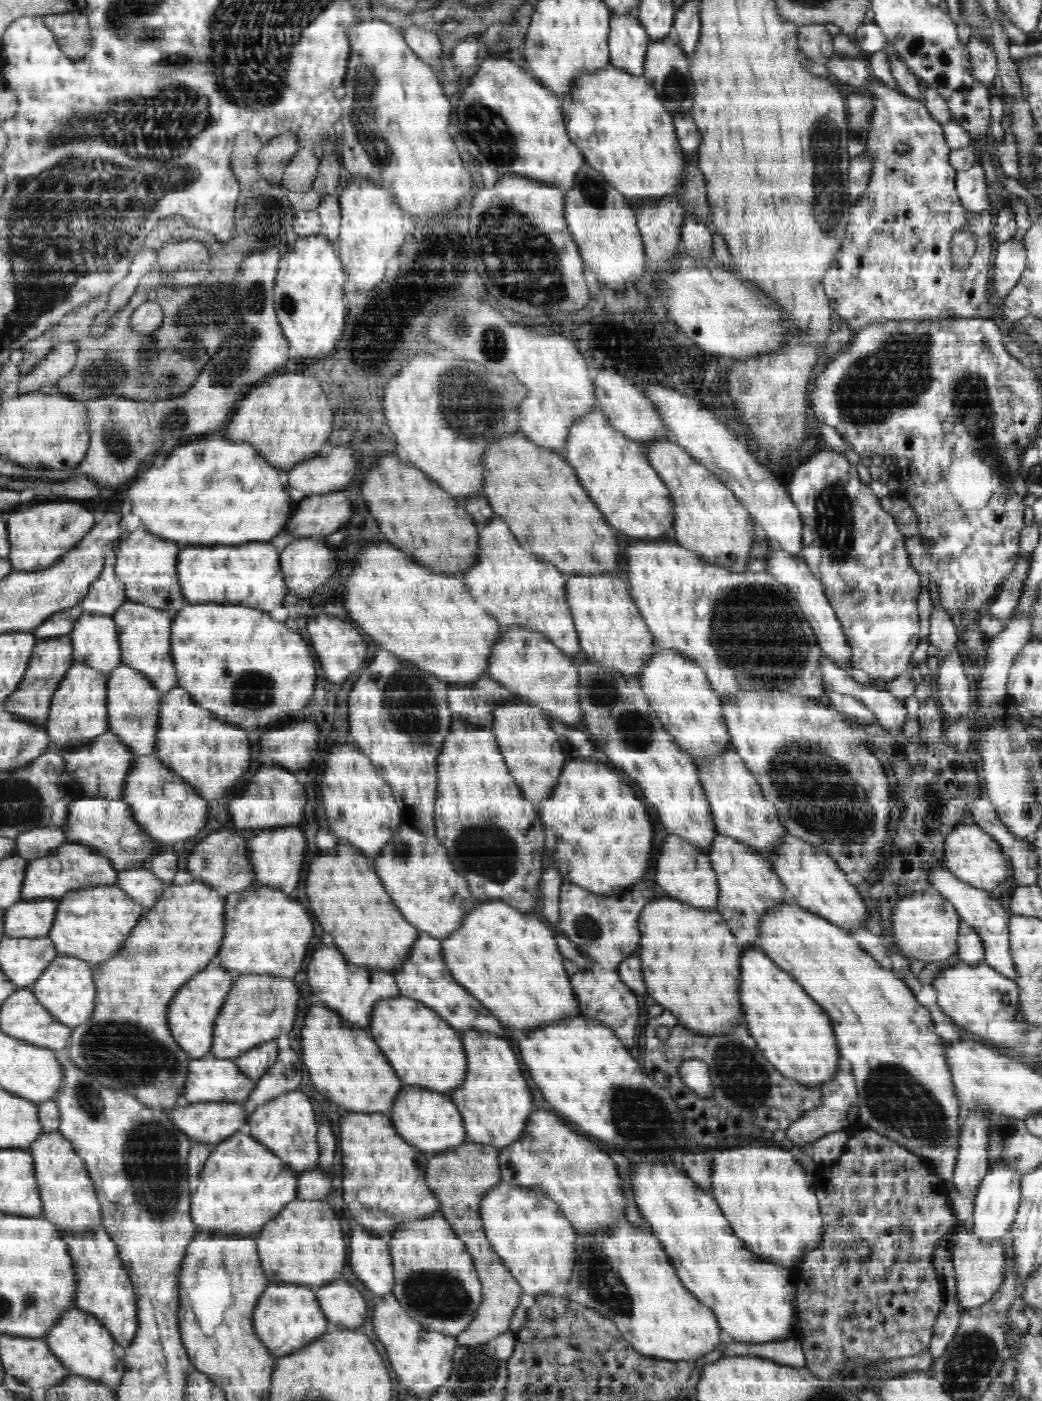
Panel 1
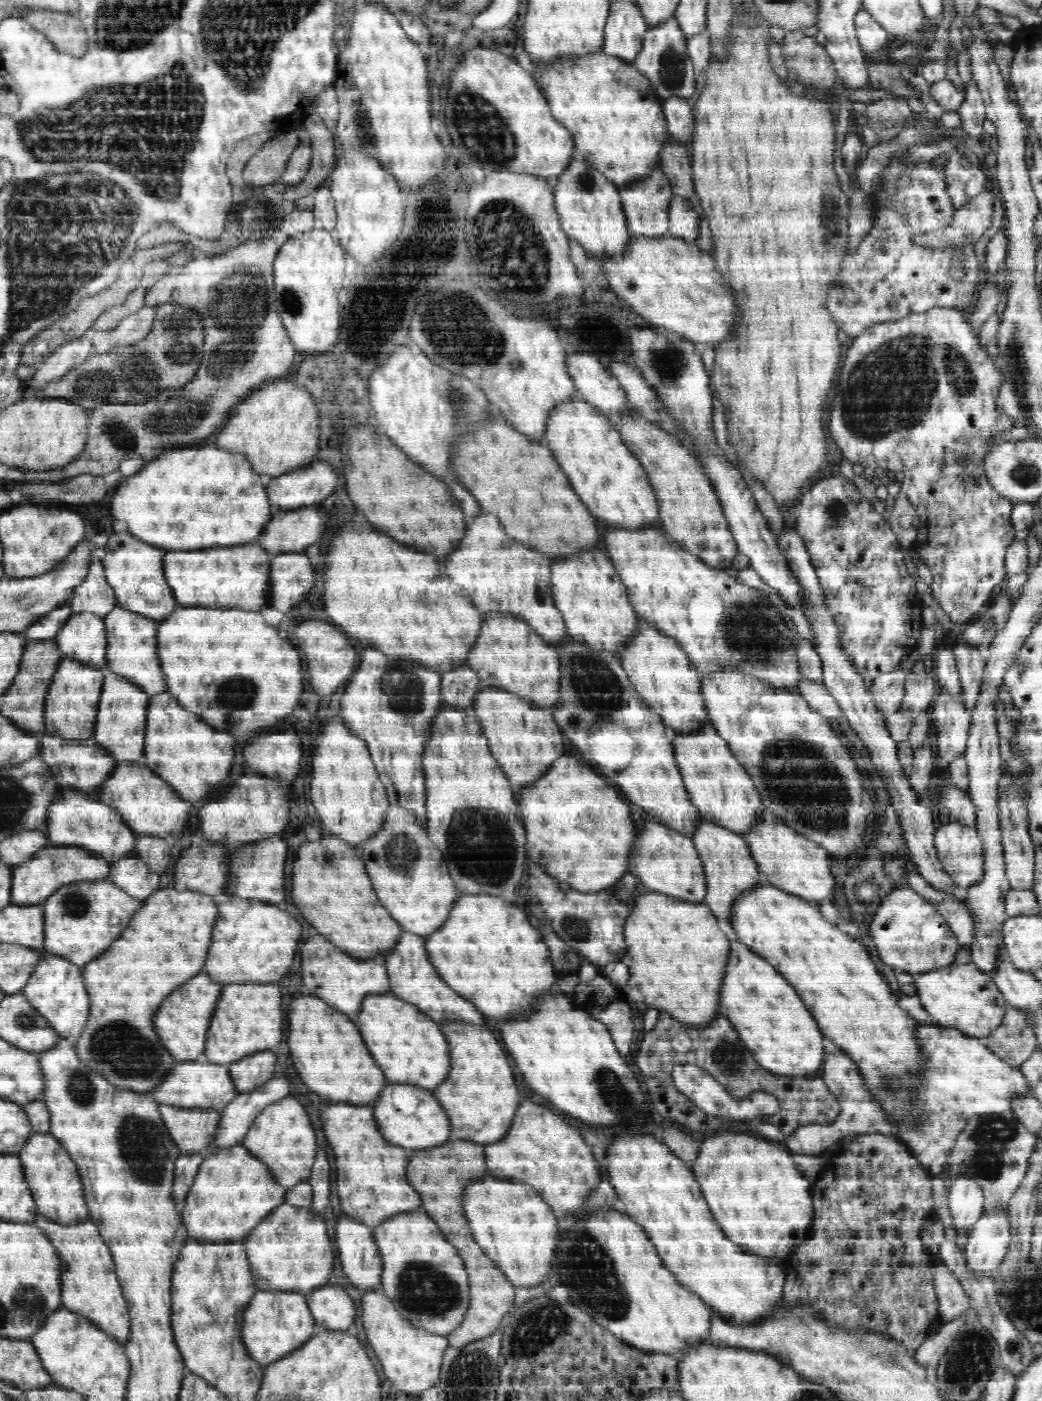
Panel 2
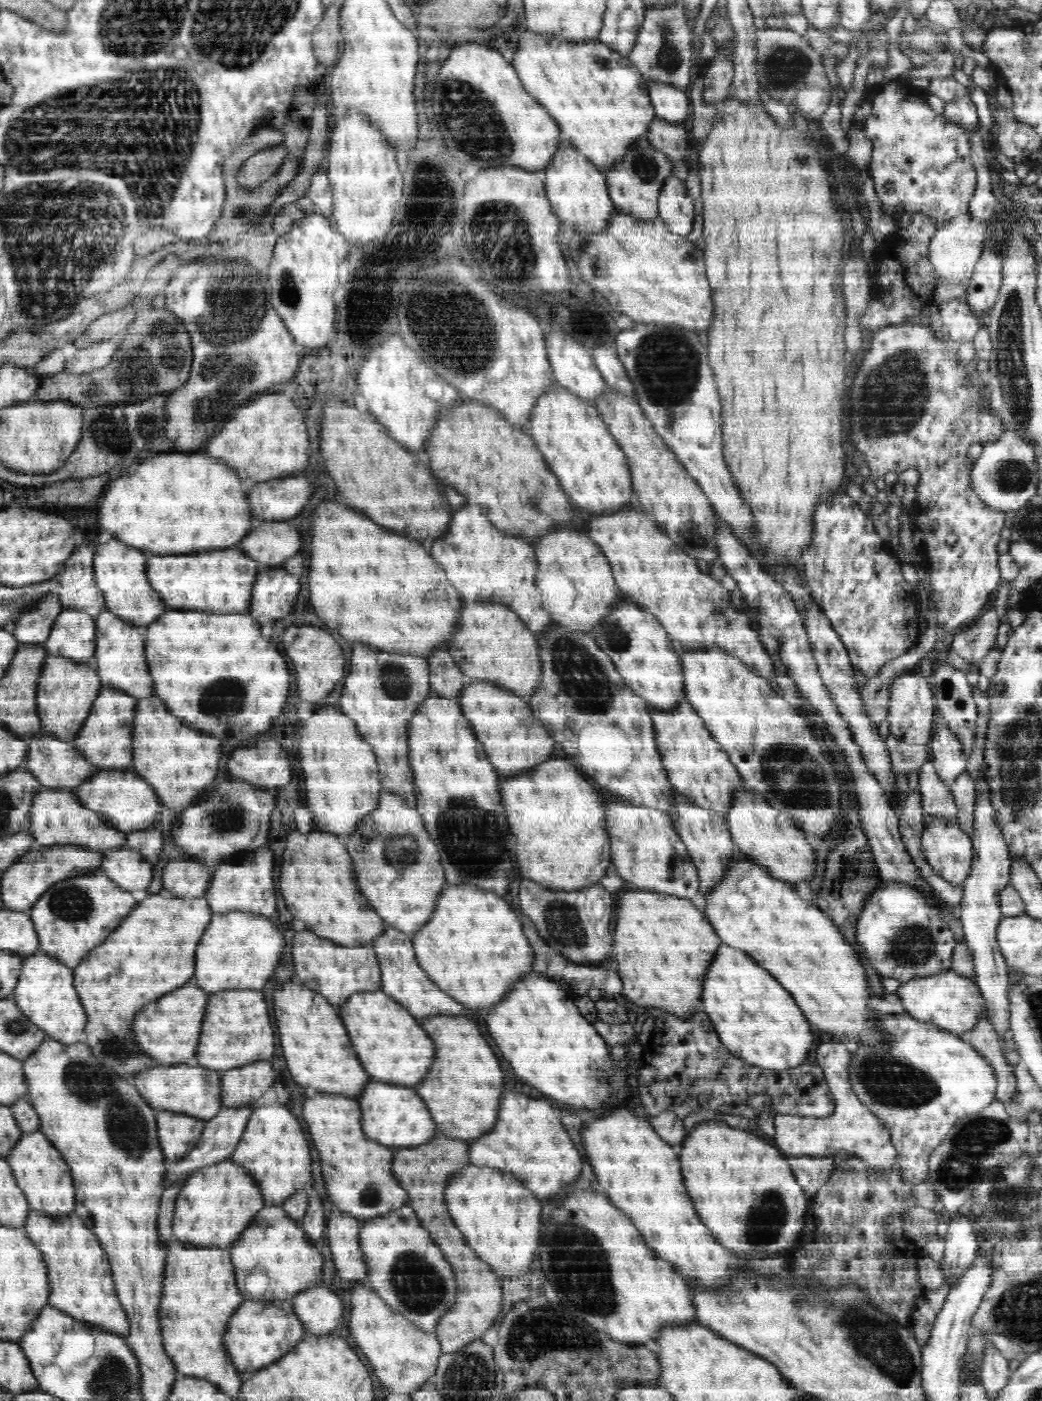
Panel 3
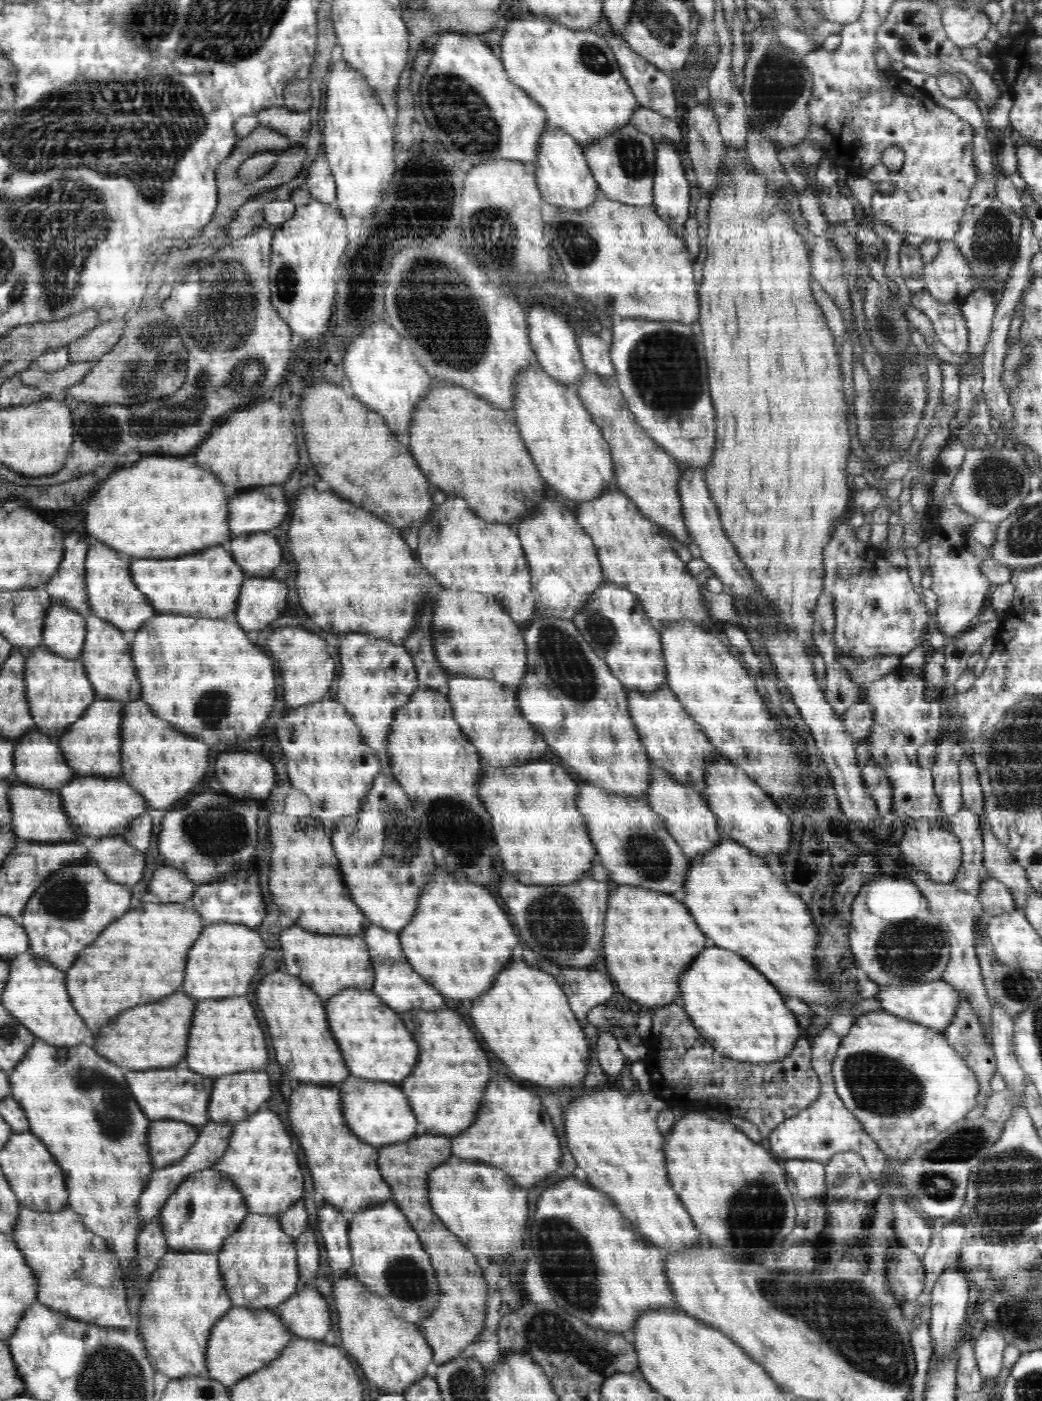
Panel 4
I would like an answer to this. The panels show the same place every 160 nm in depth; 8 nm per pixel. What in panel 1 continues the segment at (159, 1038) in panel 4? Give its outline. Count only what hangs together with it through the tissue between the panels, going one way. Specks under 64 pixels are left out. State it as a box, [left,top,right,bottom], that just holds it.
[170,962,238,1058]

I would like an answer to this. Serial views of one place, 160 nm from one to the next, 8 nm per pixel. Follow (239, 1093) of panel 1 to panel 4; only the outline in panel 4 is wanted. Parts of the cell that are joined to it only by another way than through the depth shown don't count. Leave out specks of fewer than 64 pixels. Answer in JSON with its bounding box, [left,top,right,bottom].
[125,1066,216,1127]

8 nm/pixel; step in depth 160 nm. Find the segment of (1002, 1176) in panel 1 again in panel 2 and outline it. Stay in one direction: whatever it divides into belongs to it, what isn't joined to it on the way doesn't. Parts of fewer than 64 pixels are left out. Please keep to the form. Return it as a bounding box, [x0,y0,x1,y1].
[962,1212,1011,1277]

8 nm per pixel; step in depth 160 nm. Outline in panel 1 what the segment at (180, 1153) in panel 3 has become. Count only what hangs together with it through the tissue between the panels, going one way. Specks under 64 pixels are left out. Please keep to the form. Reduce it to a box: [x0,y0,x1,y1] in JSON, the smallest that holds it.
[168,1101,250,1146]

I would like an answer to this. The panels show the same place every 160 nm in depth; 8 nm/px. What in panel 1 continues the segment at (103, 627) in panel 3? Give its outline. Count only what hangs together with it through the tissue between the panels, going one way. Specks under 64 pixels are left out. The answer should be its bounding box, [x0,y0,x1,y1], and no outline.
[112,601,180,692]

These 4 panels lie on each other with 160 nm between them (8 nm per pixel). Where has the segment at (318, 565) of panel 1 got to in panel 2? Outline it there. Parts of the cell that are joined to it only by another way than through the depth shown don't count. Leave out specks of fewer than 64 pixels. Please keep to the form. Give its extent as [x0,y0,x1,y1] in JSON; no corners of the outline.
[268,552,314,613]

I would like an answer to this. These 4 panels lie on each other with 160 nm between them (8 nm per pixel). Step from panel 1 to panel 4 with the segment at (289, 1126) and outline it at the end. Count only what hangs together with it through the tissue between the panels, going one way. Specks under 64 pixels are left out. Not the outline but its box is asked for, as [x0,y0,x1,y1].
[212,1108,304,1215]

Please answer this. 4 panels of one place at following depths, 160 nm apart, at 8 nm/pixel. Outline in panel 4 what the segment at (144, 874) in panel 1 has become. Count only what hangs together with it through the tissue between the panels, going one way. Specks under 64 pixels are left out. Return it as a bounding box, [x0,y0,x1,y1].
[90,836,144,886]

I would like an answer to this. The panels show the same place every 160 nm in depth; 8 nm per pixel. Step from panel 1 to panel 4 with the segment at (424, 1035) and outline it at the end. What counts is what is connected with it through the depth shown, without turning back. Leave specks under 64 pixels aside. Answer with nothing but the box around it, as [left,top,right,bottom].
[325,989,418,1084]

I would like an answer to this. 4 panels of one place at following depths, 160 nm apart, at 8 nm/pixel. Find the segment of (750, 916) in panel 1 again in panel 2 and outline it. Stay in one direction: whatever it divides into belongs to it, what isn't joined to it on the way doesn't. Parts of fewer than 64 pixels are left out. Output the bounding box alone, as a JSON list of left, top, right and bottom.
[690,820,762,924]

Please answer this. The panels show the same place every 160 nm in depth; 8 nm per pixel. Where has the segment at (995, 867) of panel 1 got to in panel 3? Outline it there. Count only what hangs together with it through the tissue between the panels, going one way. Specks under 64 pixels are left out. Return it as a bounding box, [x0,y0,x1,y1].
[921,824,973,884]

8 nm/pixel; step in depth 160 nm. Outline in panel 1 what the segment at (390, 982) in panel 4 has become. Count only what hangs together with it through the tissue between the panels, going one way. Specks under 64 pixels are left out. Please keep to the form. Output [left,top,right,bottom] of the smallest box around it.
[393,932,504,1036]

